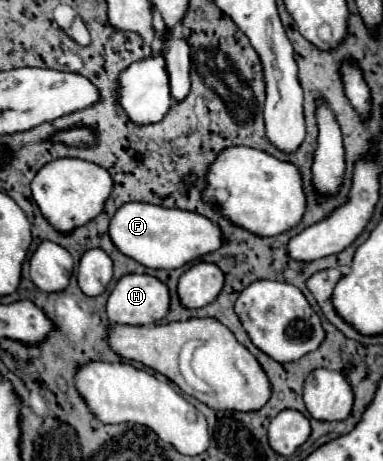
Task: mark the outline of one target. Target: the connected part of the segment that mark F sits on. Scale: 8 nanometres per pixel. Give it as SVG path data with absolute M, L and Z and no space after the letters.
M124 203L110 219L108 235L116 249L144 267L182 267L224 245L222 229L204 215L146 203Z

